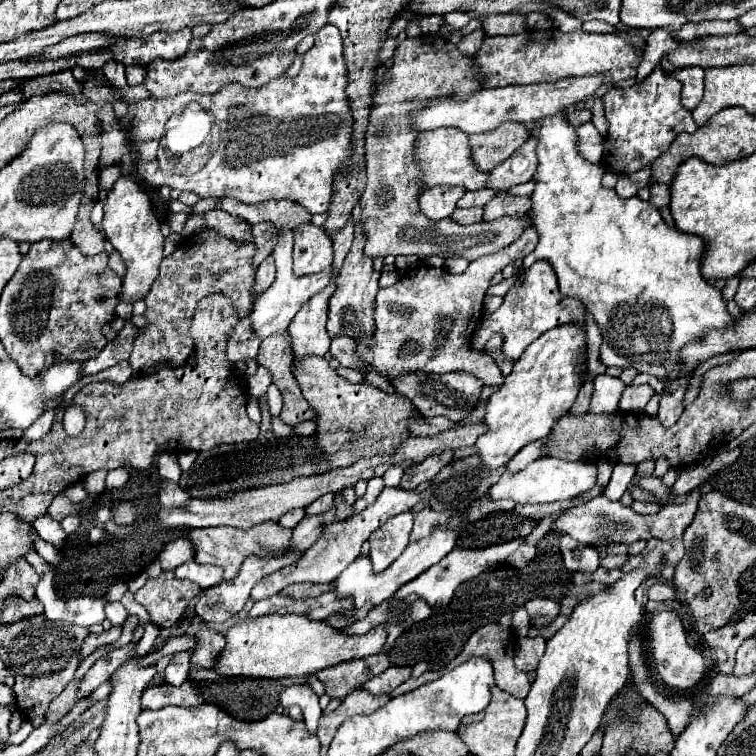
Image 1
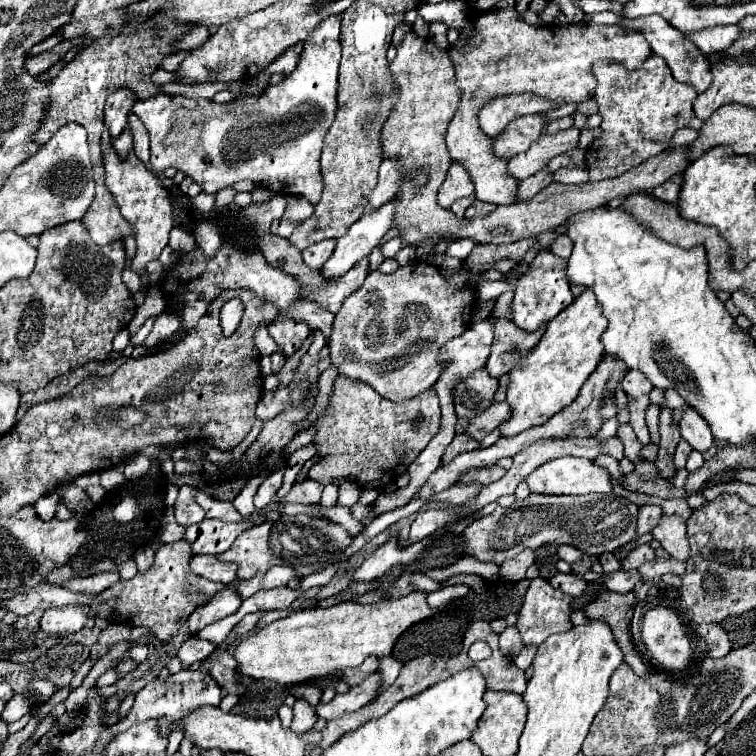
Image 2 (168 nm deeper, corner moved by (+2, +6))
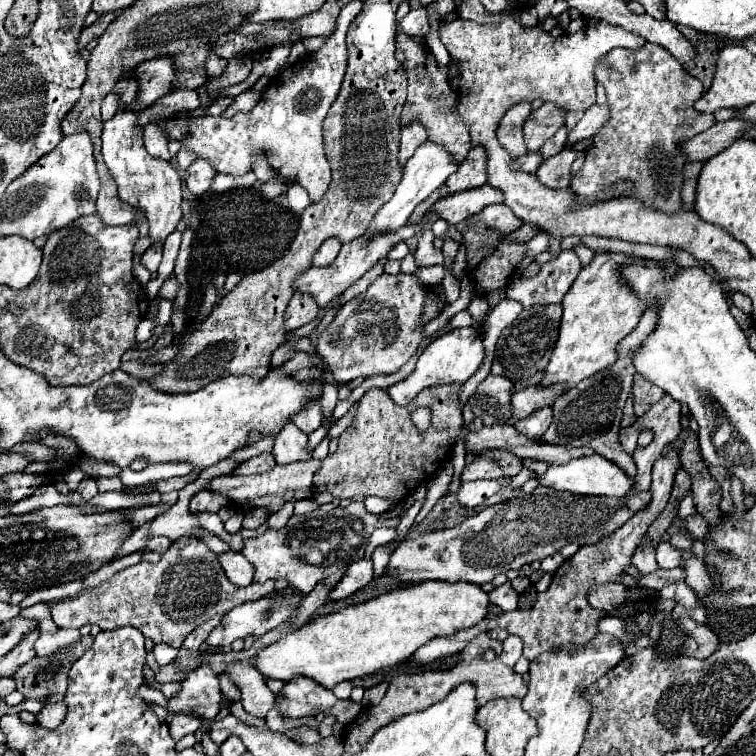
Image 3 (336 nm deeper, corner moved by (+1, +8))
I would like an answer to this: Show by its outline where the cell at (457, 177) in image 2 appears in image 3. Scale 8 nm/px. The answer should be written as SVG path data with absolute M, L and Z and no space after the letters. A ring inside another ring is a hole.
M473 146L467 158L461 162L459 170L449 176L445 188L449 194L459 190L469 190L483 186L487 182L487 154L483 154L483 146Z

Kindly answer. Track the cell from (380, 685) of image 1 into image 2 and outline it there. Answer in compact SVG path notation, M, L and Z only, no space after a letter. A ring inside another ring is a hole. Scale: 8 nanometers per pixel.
M376 670L376 672L368 674L358 686L348 688L348 692L344 692L344 694L336 694L336 696L332 698L332 702L328 702L328 704L318 704L316 712L318 712L318 716L324 718L324 720L338 718L338 716L342 716L344 712L354 712L354 710L358 710L360 706L364 706L364 704L368 704L370 700L374 700L374 698L378 696L380 688L382 688L382 676L380 676L380 672Z

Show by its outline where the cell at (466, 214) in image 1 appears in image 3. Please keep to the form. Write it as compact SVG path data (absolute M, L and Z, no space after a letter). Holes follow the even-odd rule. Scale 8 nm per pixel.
M499 204L499 206L487 206L483 212L467 218L467 220L461 222L461 224L457 224L457 230L463 230L465 224L477 222L477 220L487 222L487 226L497 228L497 230L501 230L503 234L511 234L511 232L515 232L515 230L519 230L519 228L523 226L523 220L517 218L517 216L511 212L509 206Z

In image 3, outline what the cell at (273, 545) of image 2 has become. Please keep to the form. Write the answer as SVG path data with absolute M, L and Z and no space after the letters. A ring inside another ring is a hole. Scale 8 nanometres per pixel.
M351 502L349 506L337 506L331 512L309 512L305 516L291 516L281 530L267 530L263 536L245 540L243 554L257 568L255 582L285 578L301 592L311 592L321 580L339 572L341 568L363 558L369 536L379 526L397 528L399 516L387 518L385 514L369 514L363 502Z

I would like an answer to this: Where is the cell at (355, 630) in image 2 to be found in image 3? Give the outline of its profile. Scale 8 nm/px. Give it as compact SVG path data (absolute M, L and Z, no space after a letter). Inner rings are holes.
M423 582L381 594L363 604L353 604L329 616L297 628L279 642L263 648L255 658L255 668L269 678L289 682L301 674L325 688L355 680L383 668L405 662L419 646L437 636L451 636L475 626L487 616L489 594L471 582Z

